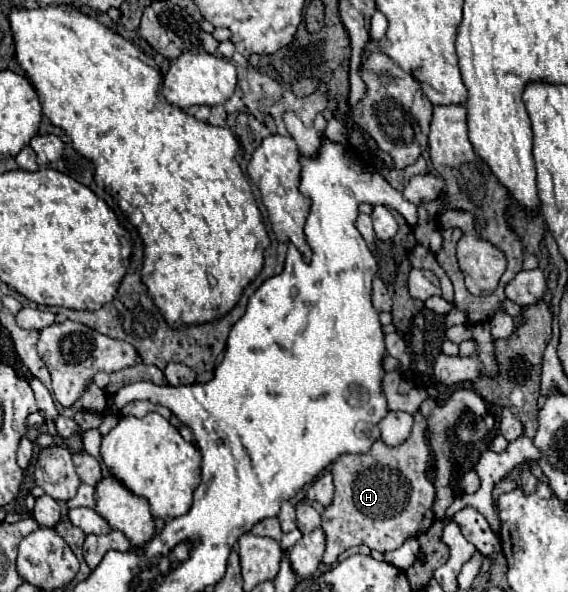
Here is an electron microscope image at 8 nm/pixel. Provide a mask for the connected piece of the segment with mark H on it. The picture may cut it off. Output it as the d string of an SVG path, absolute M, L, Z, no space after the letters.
M414 414L414 428L404 444L390 448L382 440L376 440L368 454L340 456L332 464L332 470L330 470L334 476L334 486L336 486L334 502L322 512L322 530L326 534L326 552L324 552L322 562L334 564L346 548L358 546L358 544L366 544L368 548L380 550L380 552L396 550L404 544L406 538L426 532L434 522L434 512L432 512L434 484L428 476L430 466L432 466L432 452L426 440L426 420L420 414Z

